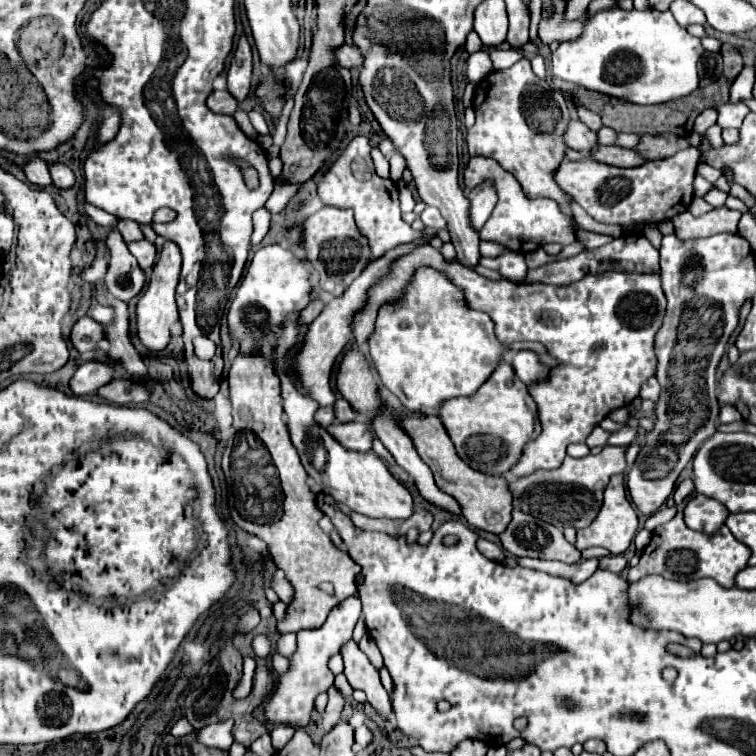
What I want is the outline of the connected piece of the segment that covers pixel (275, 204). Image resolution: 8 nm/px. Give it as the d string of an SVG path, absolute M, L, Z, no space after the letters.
M300 184L276 185L265 208L272 214L281 212L289 200L297 193Z

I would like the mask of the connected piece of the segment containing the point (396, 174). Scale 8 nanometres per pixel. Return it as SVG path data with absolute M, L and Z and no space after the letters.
M395 152L389 160L390 164L390 179L394 182L397 182L403 175L403 172L406 168L404 158L398 153Z

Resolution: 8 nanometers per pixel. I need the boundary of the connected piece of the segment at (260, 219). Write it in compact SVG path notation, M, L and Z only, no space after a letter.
M265 208L257 210L253 214L253 234L251 234L251 244L259 244L269 230L269 212Z

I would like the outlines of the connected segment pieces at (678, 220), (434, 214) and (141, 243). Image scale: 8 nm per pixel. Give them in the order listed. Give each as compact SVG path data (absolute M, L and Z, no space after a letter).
M715 208L699 218L695 218L689 212L677 214L671 222L675 226L675 236L681 240L697 240L707 238L717 232L731 232L737 234L737 222L741 218L741 212L729 210L729 208Z
M425 208L419 218L421 218L423 224L427 226L427 230L425 230L427 236L435 234L435 230L439 230L439 228L445 228L445 220L443 220L443 216L439 214L437 208Z
M143 238L143 240L135 240L135 242L131 242L131 244L129 244L129 252L137 258L139 266L143 268L143 272L149 274L151 268L153 268L153 264L155 264L155 258L157 258L157 250L155 250L155 246L153 246L149 240Z

